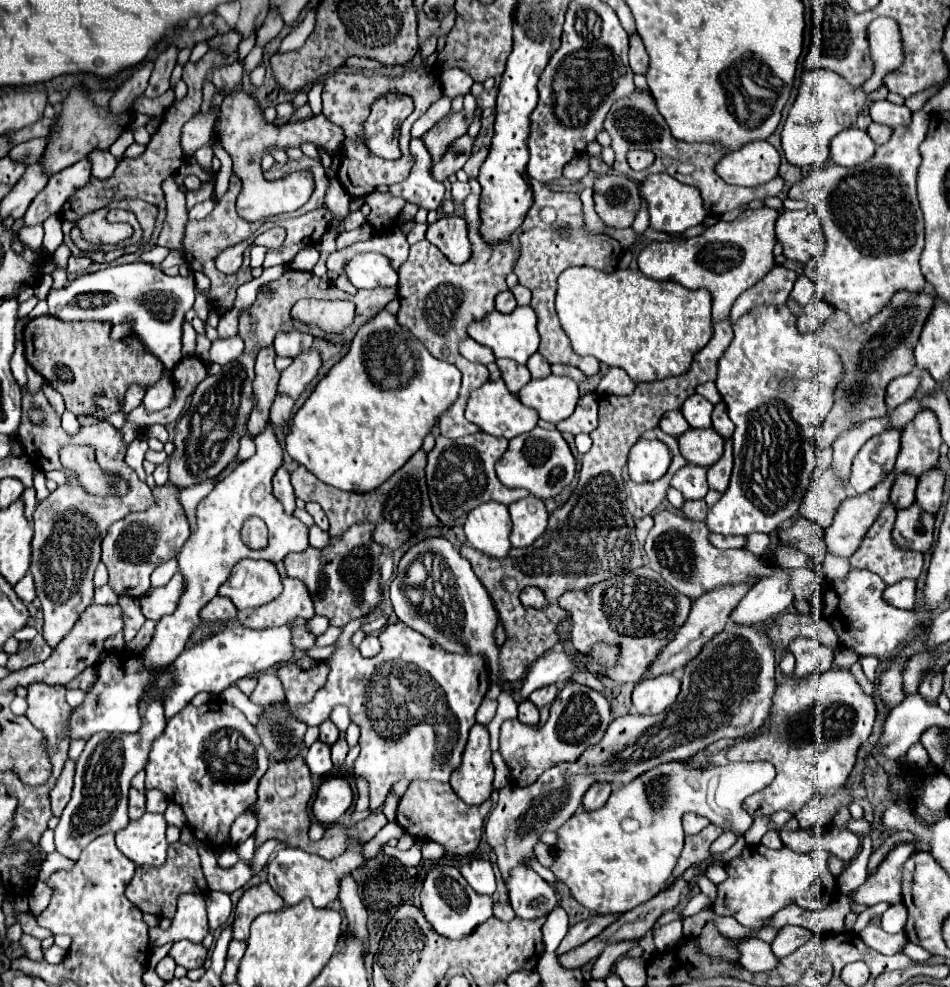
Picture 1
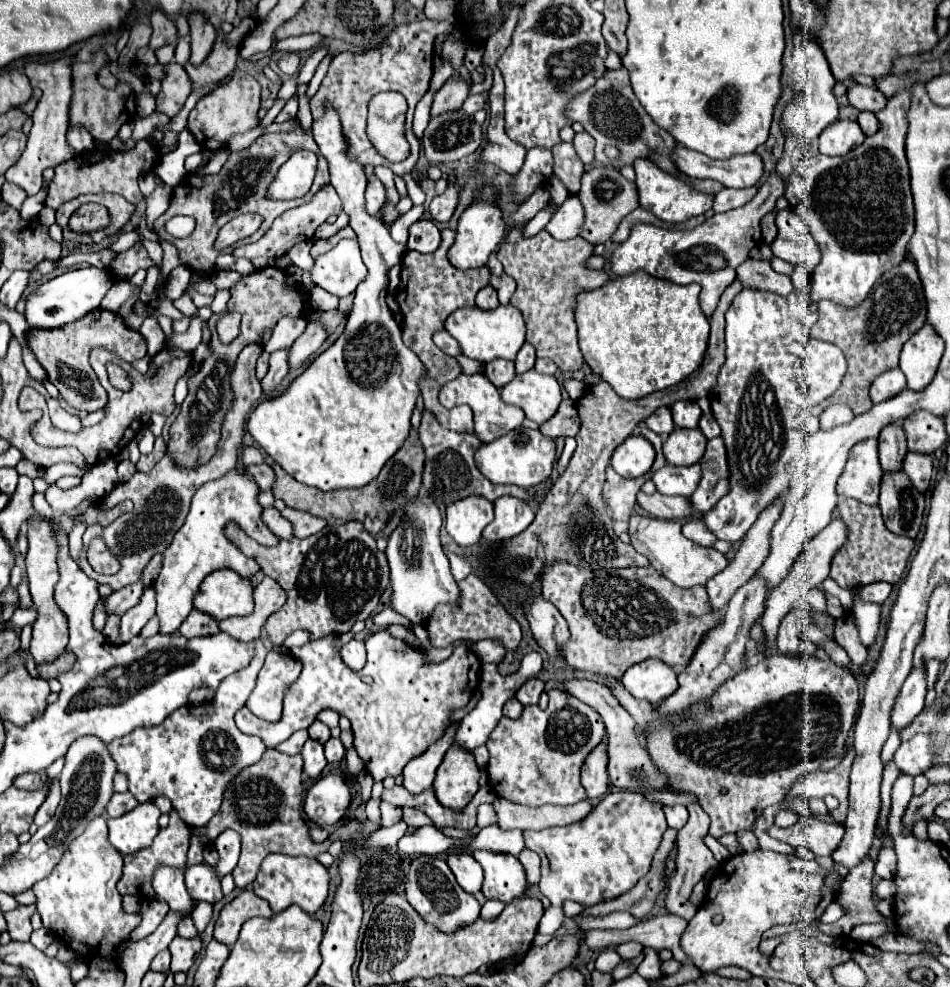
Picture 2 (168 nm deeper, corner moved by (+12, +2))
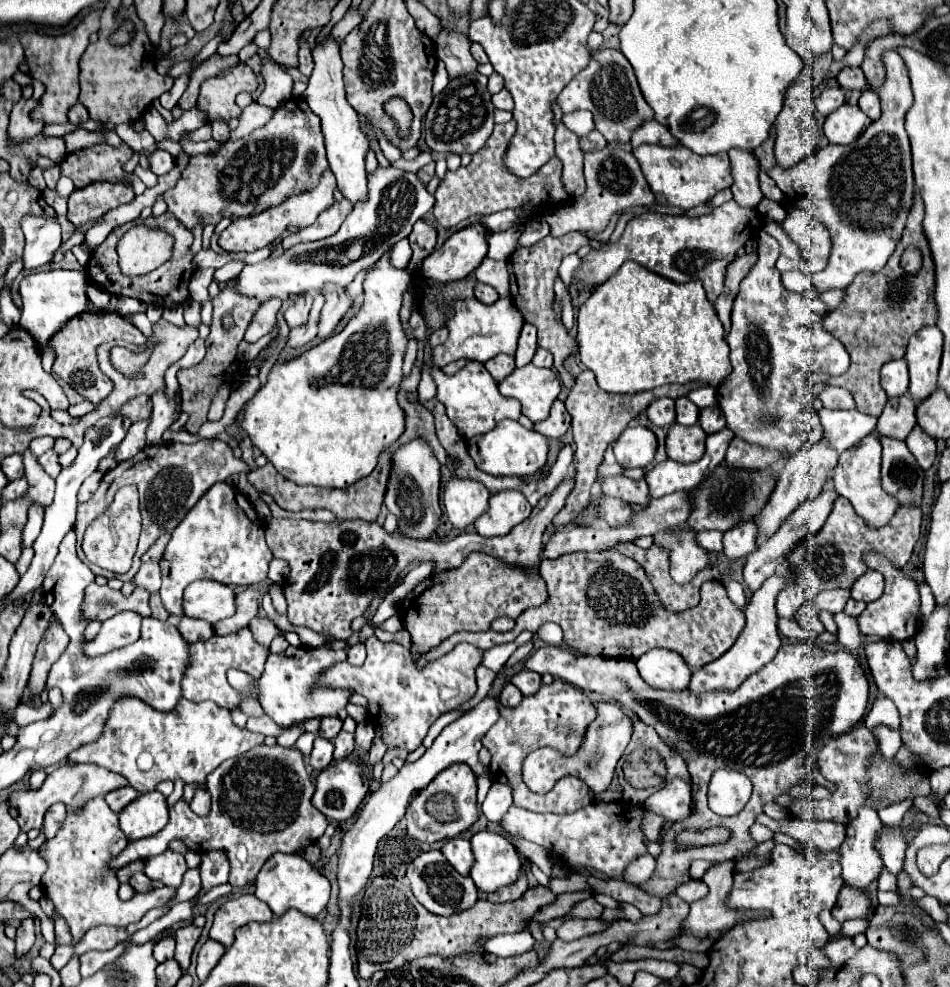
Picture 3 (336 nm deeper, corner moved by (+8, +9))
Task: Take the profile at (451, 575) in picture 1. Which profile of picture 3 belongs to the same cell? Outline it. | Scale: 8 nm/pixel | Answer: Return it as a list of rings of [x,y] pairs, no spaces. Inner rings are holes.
[[[412,439],[392,453],[384,505],[398,517],[398,531],[412,539],[428,539],[440,525],[440,463],[424,439]]]

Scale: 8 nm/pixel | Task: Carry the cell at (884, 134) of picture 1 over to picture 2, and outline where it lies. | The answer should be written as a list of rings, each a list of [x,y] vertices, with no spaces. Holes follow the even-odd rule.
[[[860,112],[858,124],[860,124],[860,128],[862,128],[862,132],[866,136],[876,134],[876,130],[878,130],[878,120],[876,120],[876,116],[872,112]]]

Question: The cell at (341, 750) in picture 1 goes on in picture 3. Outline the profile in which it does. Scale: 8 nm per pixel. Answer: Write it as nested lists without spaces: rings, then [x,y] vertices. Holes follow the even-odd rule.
[[[340,731],[334,739],[334,759],[344,759],[348,757],[352,751],[354,751],[354,735],[346,733],[346,731]]]

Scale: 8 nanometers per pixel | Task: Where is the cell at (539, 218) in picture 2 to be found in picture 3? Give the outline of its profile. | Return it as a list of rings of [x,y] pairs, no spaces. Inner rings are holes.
[[[514,225],[512,229],[508,231],[500,231],[500,233],[492,233],[488,237],[488,257],[490,259],[508,259],[514,249],[516,249],[516,239],[520,237],[520,231],[522,227],[520,225]]]

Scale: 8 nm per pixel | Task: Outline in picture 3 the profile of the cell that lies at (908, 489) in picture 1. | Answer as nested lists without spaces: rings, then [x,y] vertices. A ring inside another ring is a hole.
[[[890,397],[882,415],[878,417],[876,431],[894,439],[906,439],[916,425],[916,403],[908,397]]]

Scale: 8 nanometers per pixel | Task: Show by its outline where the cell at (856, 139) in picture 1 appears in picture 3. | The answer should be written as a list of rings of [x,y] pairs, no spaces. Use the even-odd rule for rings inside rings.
[[[844,103],[842,107],[838,107],[836,111],[832,111],[826,121],[824,121],[824,135],[828,137],[830,143],[838,143],[838,145],[848,145],[852,143],[868,125],[872,123],[872,119],[862,113],[862,109],[858,105],[848,105]]]

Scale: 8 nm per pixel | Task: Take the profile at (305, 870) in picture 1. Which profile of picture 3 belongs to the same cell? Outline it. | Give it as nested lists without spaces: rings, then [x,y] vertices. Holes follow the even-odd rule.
[[[280,853],[280,855],[272,855],[272,859],[268,859],[268,863],[260,869],[260,875],[256,877],[256,893],[254,895],[260,901],[264,901],[276,917],[284,915],[288,909],[296,909],[306,917],[316,917],[328,903],[330,883],[300,855]]]

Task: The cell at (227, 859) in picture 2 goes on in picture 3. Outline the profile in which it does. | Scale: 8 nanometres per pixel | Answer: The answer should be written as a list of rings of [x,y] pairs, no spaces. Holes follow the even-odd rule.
[[[224,851],[202,853],[202,867],[200,867],[202,889],[200,889],[198,897],[202,897],[208,889],[226,883],[228,873],[230,873],[230,863],[228,863],[228,857],[224,855]]]

